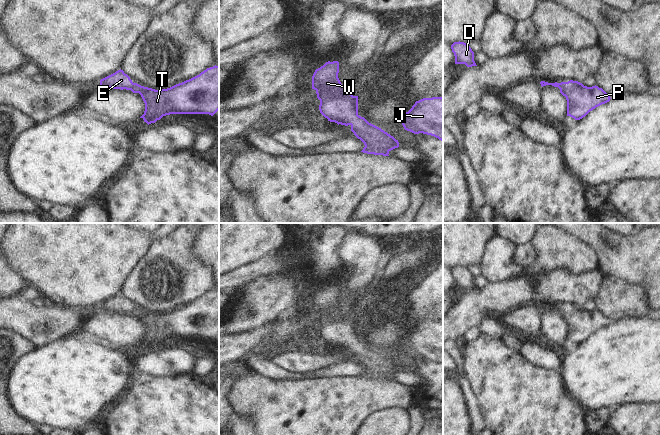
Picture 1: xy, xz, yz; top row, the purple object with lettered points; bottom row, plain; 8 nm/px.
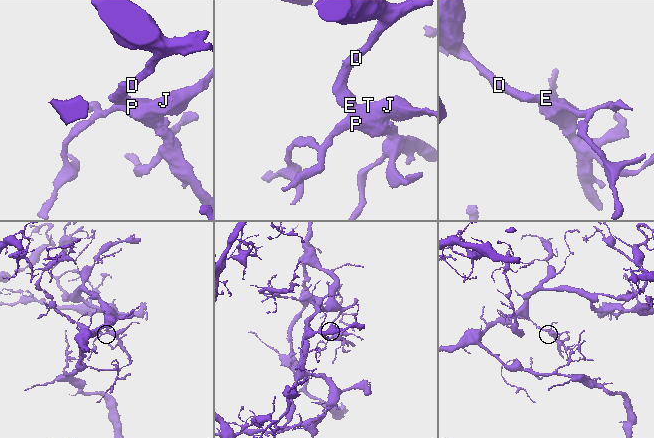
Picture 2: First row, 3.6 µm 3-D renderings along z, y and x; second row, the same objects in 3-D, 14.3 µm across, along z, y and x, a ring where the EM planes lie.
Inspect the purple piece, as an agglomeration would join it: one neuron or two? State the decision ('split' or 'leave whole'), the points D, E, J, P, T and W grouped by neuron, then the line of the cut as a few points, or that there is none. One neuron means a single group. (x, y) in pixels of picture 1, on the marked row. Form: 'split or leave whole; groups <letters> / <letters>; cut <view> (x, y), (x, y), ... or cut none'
leave whole; groups D E J P T W; cut none

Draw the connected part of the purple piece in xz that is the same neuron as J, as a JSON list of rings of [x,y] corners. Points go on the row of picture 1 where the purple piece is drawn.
[[[423,98],[416,101],[402,117],[405,130],[414,134],[427,134],[443,141],[443,98]]]

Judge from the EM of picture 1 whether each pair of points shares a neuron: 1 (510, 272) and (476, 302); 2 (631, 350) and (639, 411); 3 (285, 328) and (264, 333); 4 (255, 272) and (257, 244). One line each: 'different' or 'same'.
1: different
2: different
3: same
4: different

